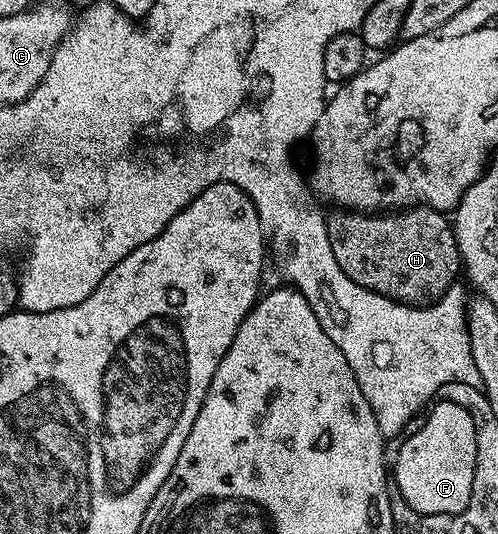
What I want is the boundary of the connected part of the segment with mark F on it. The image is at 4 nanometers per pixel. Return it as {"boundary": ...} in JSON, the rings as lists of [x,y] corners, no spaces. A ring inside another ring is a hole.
{"boundary":[[[454,398],[446,400],[434,400],[440,404],[446,404],[446,416],[442,416],[442,450],[440,458],[430,468],[430,474],[408,474],[408,478],[400,476],[400,470],[392,470],[393,491],[404,494],[404,510],[408,514],[414,512],[456,512],[468,504],[468,494],[470,494],[470,482],[474,480],[474,470],[478,470],[478,448],[480,448],[480,424],[472,412],[472,408],[456,402]]]}

